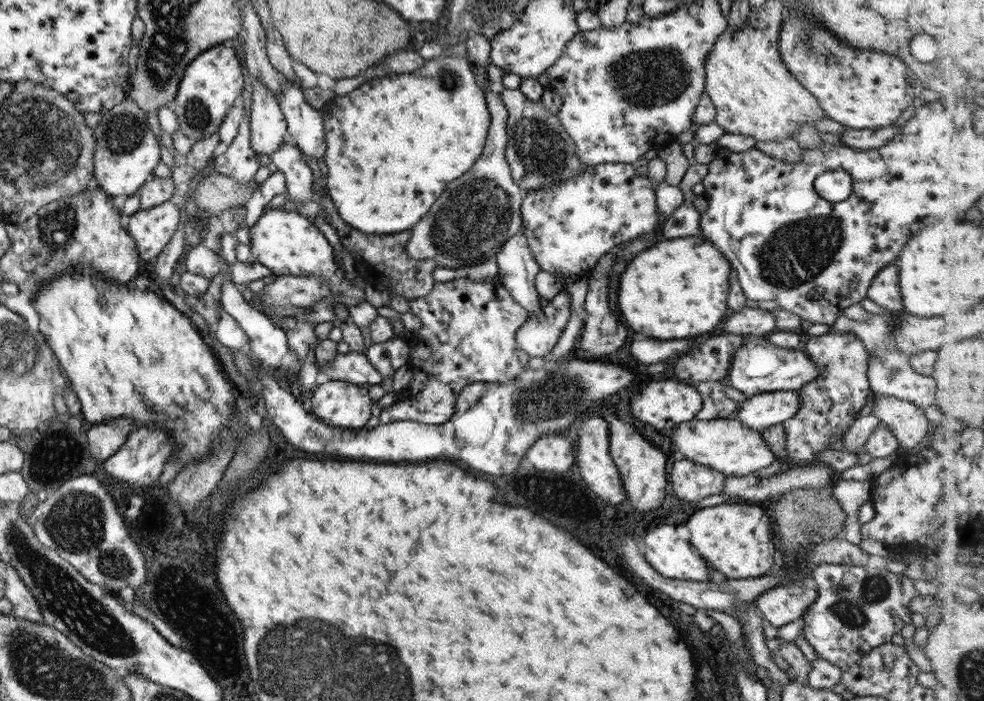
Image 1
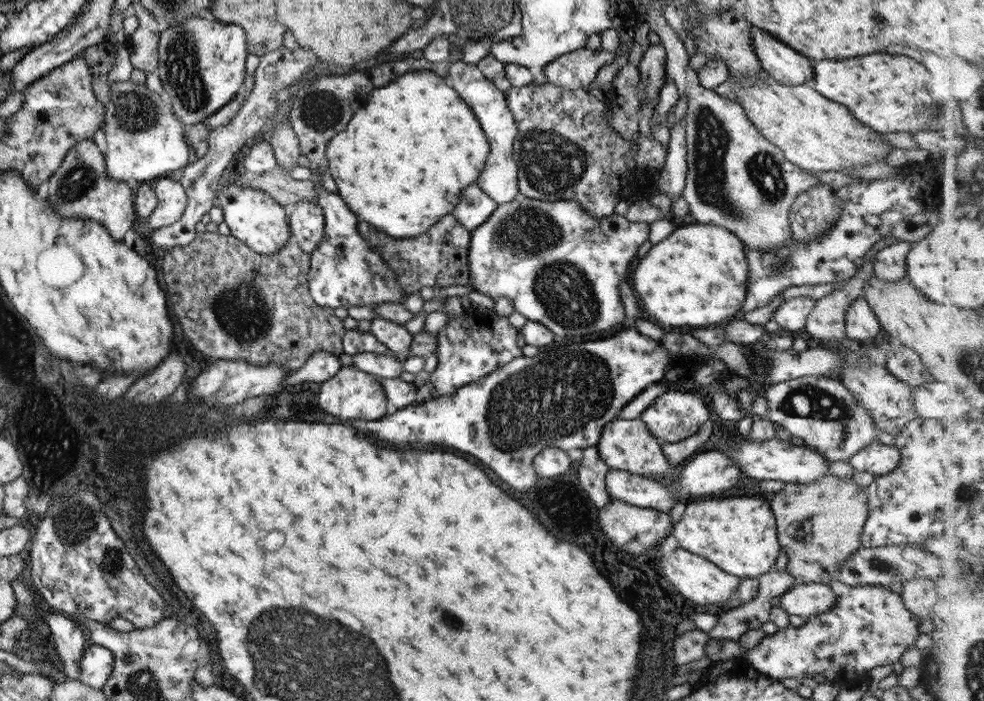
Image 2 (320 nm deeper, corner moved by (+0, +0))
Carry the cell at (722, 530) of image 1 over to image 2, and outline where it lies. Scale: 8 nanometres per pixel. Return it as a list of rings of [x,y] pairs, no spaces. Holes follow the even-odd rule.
[[[725,498],[725,500],[703,500],[703,502],[688,502],[681,518],[672,524],[671,536],[677,540],[677,546],[707,558],[717,568],[726,574],[743,579],[756,579],[756,577],[769,571],[779,552],[779,544],[775,540],[775,520],[769,510],[769,504],[761,498]]]

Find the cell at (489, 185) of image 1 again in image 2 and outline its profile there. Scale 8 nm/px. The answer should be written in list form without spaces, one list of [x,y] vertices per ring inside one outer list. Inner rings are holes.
[[[469,184],[465,190],[461,190],[461,198],[449,214],[459,226],[471,232],[493,214],[496,205],[476,184]]]

